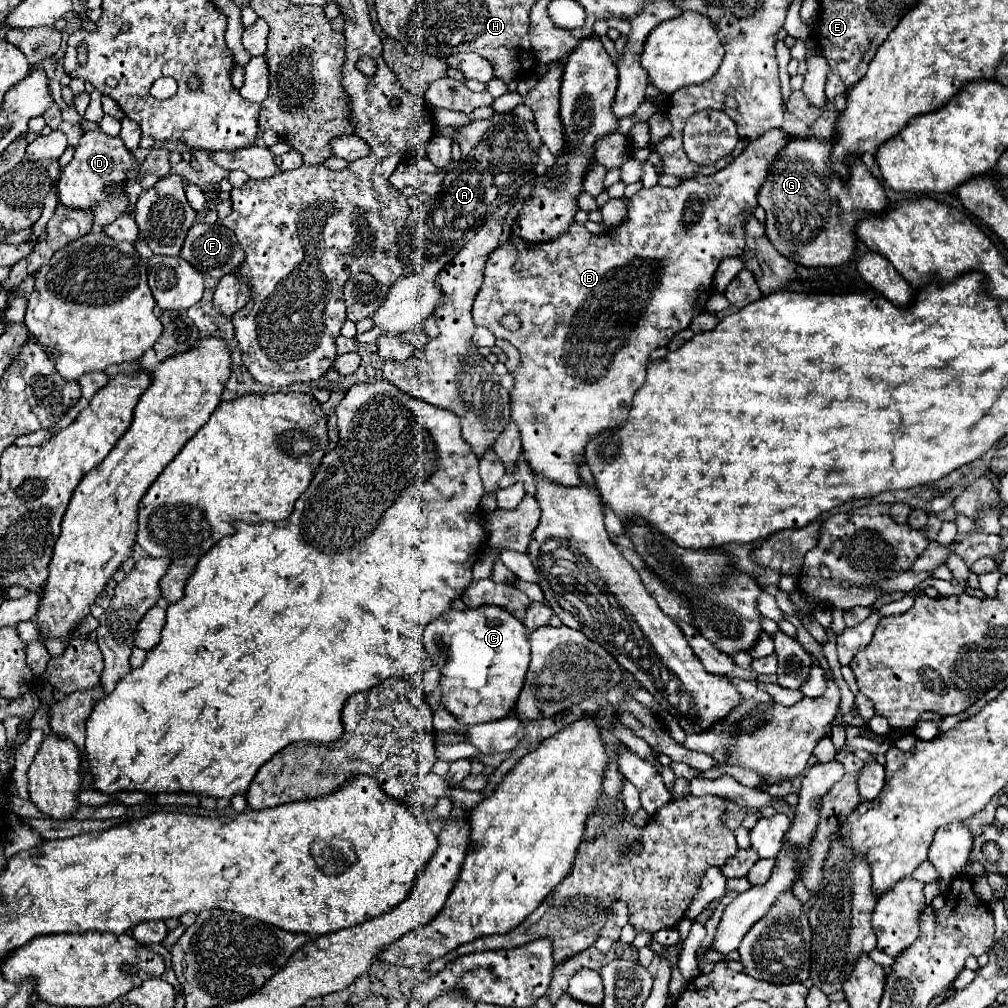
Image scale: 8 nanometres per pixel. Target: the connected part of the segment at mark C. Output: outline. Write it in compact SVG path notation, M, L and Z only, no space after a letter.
M481 605L477 609L447 609L441 617L433 619L423 633L423 647L431 659L437 659L441 669L441 687L443 697L441 705L451 711L459 721L471 725L479 721L495 721L503 719L519 697L519 691L525 681L525 673L529 667L529 643L525 625L513 617L507 609L499 605Z

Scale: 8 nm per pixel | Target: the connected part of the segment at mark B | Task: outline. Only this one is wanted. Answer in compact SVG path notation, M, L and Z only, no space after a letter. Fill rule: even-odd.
M771 129L767 133L763 133L759 139L755 139L751 145L747 145L747 149L727 167L723 167L719 173L715 173L713 177L695 177L695 179L685 179L681 181L677 187L649 187L649 189L641 189L639 193L635 193L631 197L629 203L629 217L625 223L621 223L619 227L611 229L611 233L605 235L593 235L593 245L591 245L591 233L585 229L585 225L581 223L571 223L571 227L567 229L567 233L563 233L557 239L551 241L543 241L543 243L527 243L525 239L509 233L509 237L489 255L489 261L485 265L485 279L483 285L475 297L473 303L473 321L475 325L487 327L497 339L507 339L511 345L515 345L521 353L521 367L513 373L515 377L515 389L511 391L511 417L515 421L519 421L519 429L521 429L521 445L525 449L525 457L529 461L529 467L535 473L543 473L545 477L549 477L551 481L559 481L563 485L577 485L579 483L579 471L577 471L577 463L583 461L583 449L587 445L587 441L595 435L601 433L603 429L609 427L617 427L623 421L627 421L629 409L631 409L631 399L635 395L635 391L645 383L645 369L649 363L649 355L651 351L655 351L657 347L663 347L671 341L671 337L675 333L679 333L681 329L687 329L691 319L699 313L703 313L705 303L713 291L713 275L719 267L719 261L727 255L741 255L745 249L745 221L753 215L753 209L759 205L757 203L757 193L761 189L761 185L767 181L767 173L769 173L769 163L775 161L779 157L779 151L785 149L789 133L785 129ZM613 299L619 301L619 311L615 313L613 307L605 307L607 303L613 303ZM505 315L517 315L521 321L521 327L517 331L507 331L501 325L501 319Z

